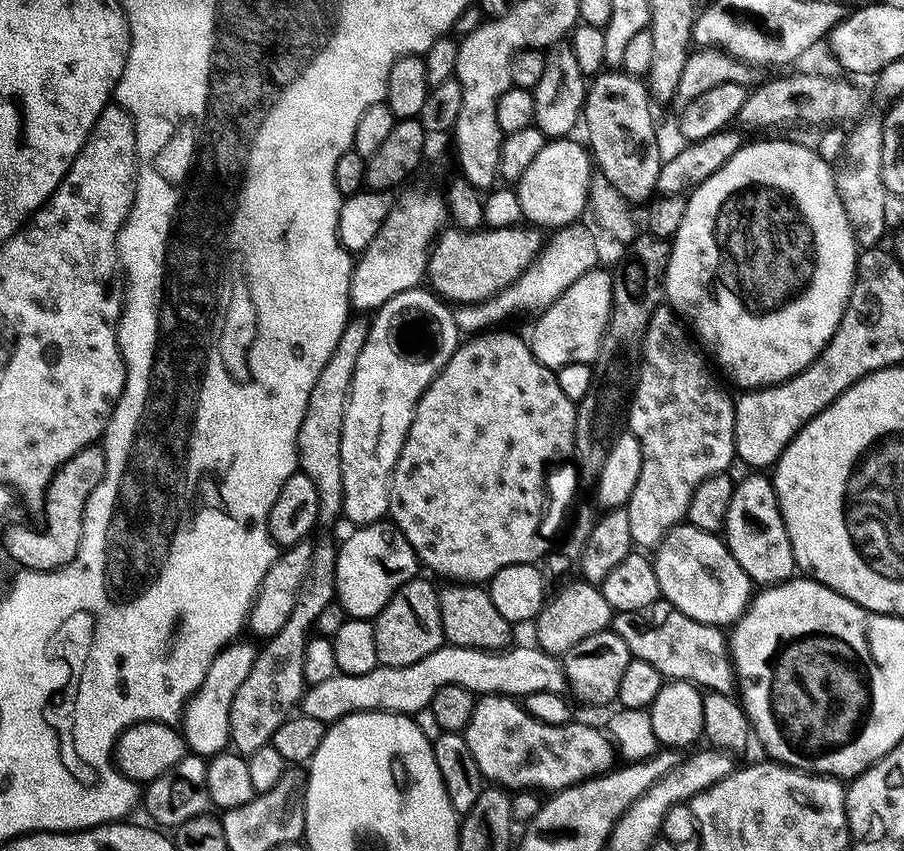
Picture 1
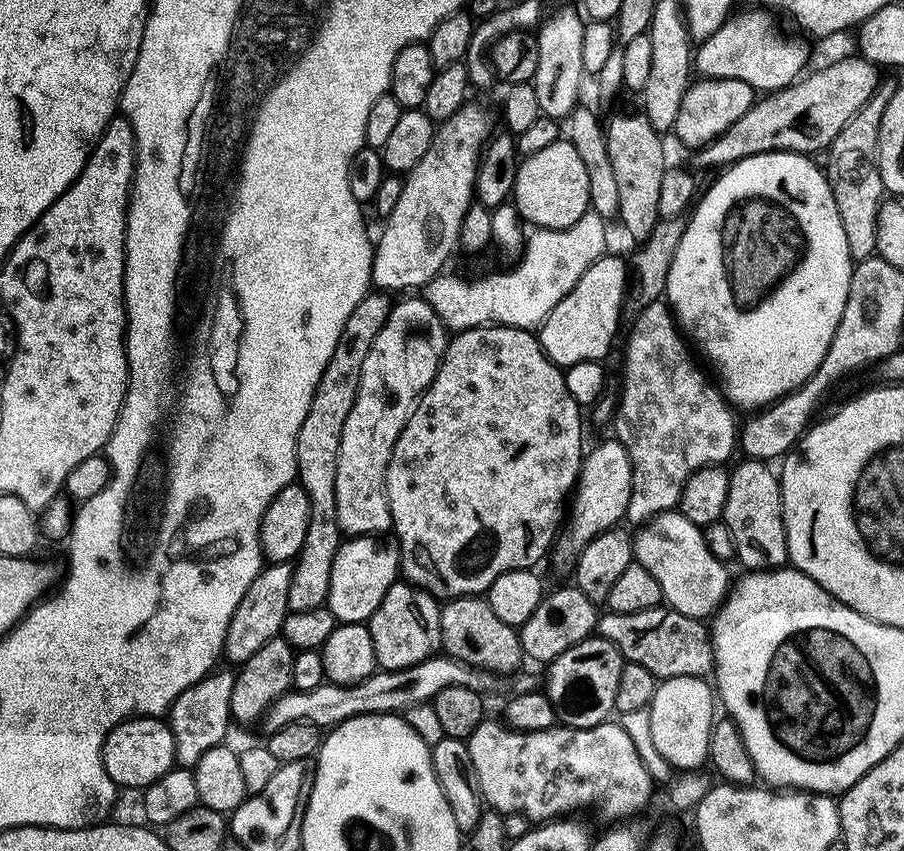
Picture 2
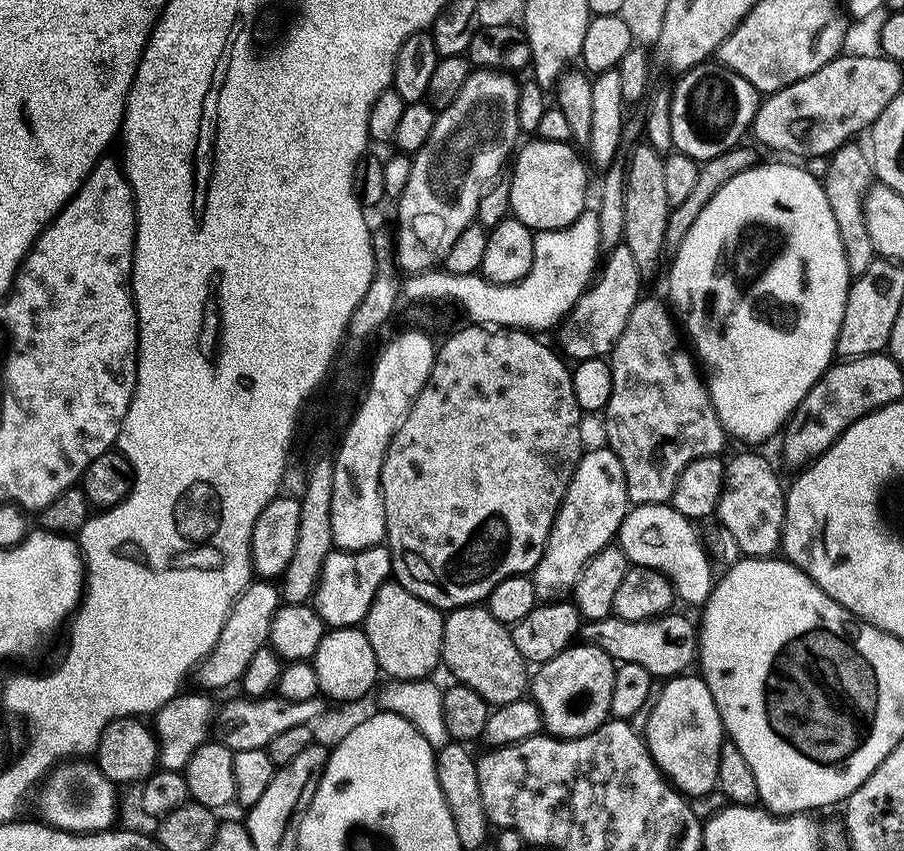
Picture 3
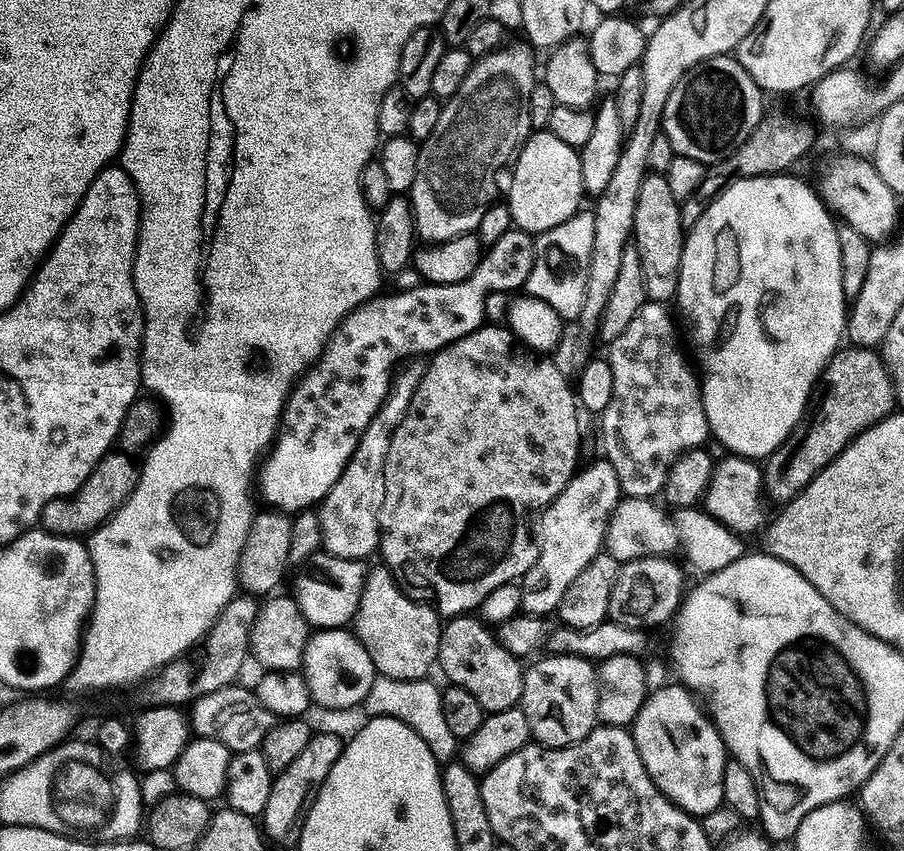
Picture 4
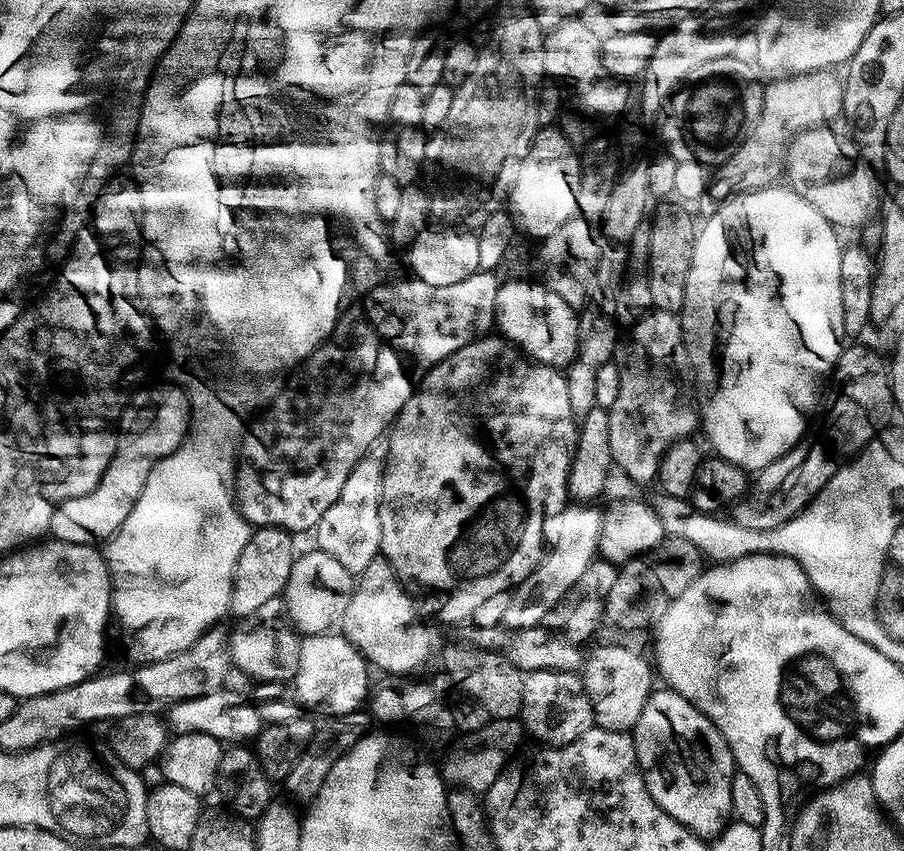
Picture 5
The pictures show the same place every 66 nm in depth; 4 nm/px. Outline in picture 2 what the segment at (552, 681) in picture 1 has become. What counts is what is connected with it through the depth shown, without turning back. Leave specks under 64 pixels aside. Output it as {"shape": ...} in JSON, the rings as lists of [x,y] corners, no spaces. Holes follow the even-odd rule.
{"shape":[[[435,656],[406,671],[379,671],[366,682],[354,687],[325,683],[318,690],[310,692],[293,690],[269,710],[266,725],[272,732],[280,732],[291,724],[299,725],[301,722],[311,723],[321,730],[330,730],[358,716],[391,715],[407,711],[418,704],[433,701],[438,693],[454,685],[462,685],[463,688],[474,689],[482,694],[491,688],[492,680],[493,677],[485,671],[474,669],[448,656]]]}

